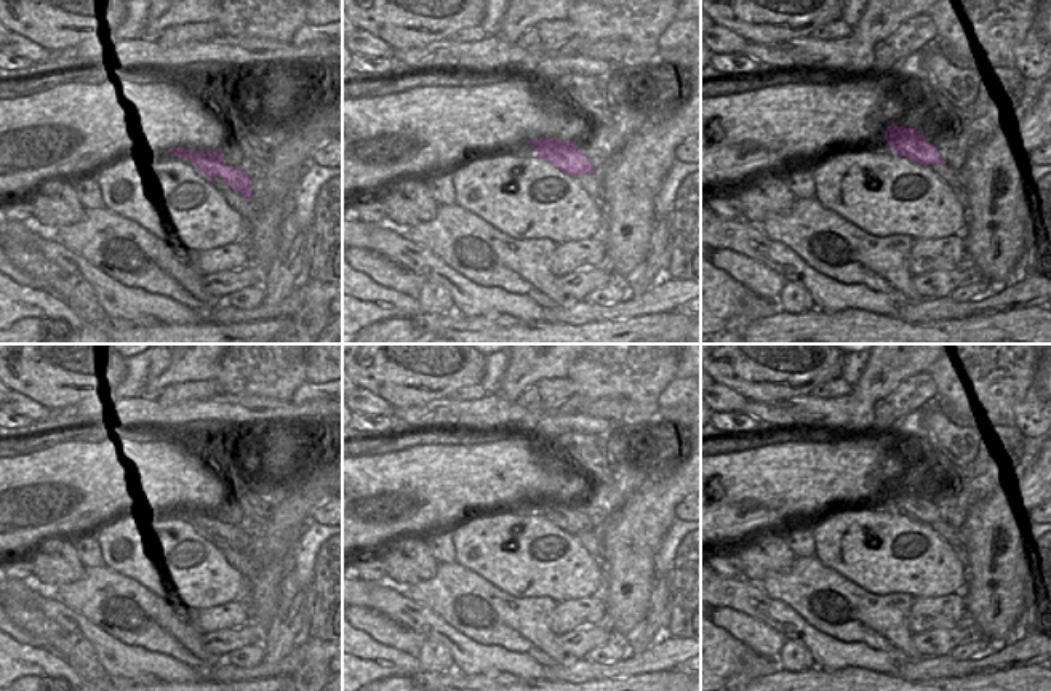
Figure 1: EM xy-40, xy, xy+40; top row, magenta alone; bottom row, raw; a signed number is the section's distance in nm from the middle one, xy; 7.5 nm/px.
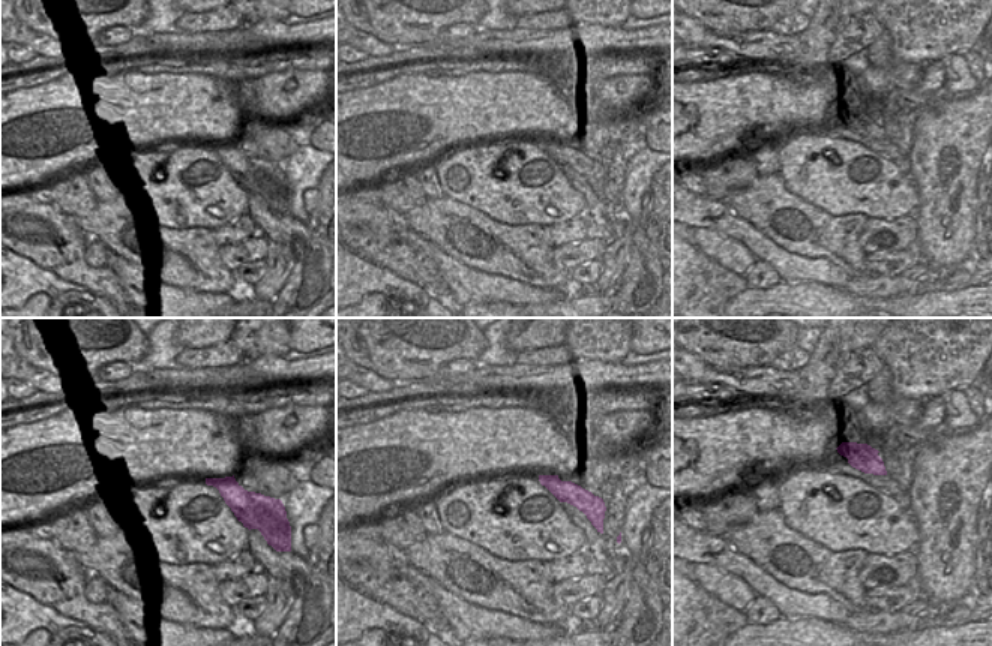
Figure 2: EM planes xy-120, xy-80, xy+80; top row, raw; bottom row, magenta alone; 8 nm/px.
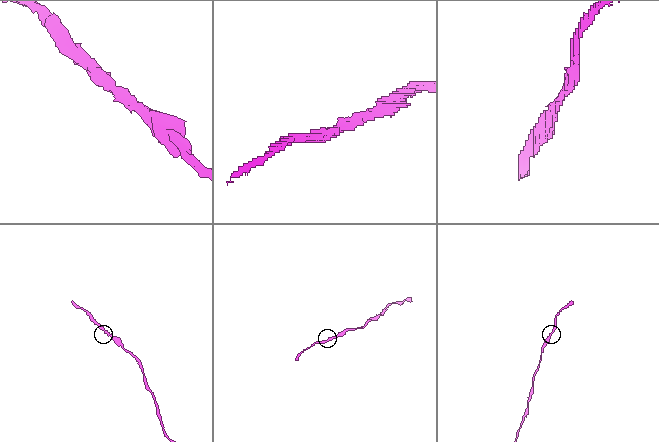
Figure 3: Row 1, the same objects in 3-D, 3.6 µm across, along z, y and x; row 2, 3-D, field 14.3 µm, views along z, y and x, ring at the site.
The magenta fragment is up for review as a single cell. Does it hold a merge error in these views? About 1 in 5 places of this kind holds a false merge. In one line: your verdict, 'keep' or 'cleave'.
keep

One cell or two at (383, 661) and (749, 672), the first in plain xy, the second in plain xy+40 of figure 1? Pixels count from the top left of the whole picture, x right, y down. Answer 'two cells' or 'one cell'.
two cells

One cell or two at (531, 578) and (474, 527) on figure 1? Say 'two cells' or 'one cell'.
one cell

